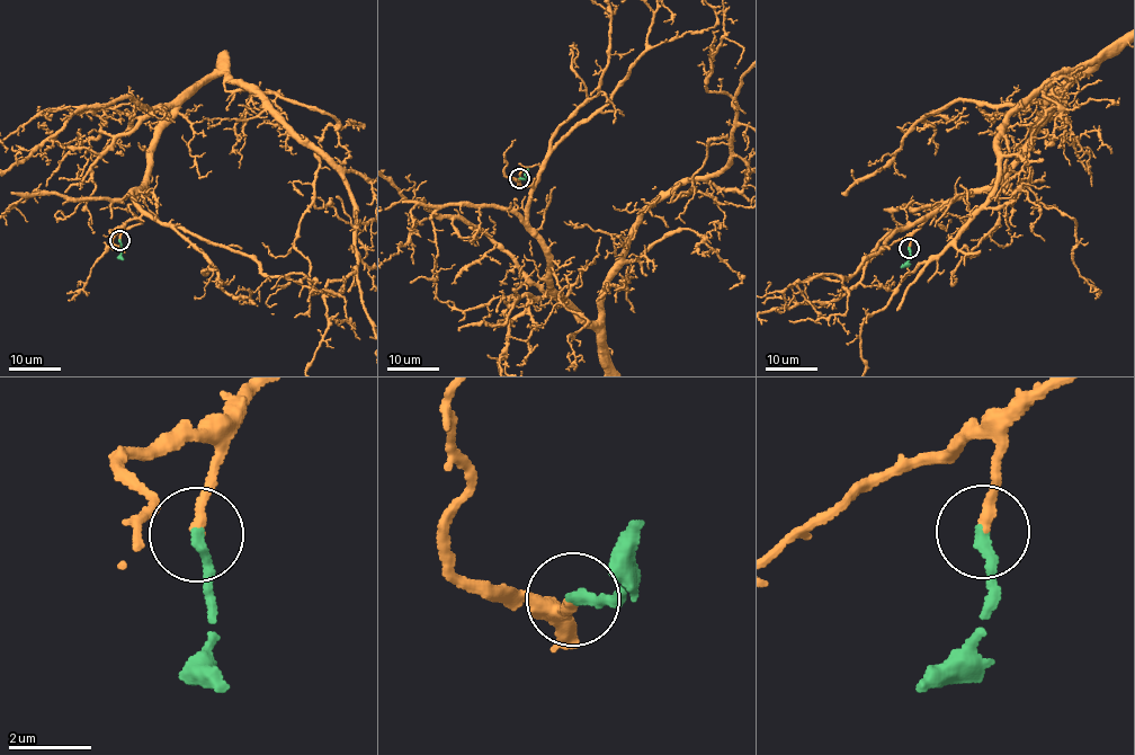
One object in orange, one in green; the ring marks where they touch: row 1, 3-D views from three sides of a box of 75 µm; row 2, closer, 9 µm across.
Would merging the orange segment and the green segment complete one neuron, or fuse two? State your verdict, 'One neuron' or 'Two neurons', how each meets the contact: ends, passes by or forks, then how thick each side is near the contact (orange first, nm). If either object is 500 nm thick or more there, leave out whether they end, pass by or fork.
One neuron. At the ring orange ends. At the ring green ends. Thickness 240 nm (orange) against 280 nm

